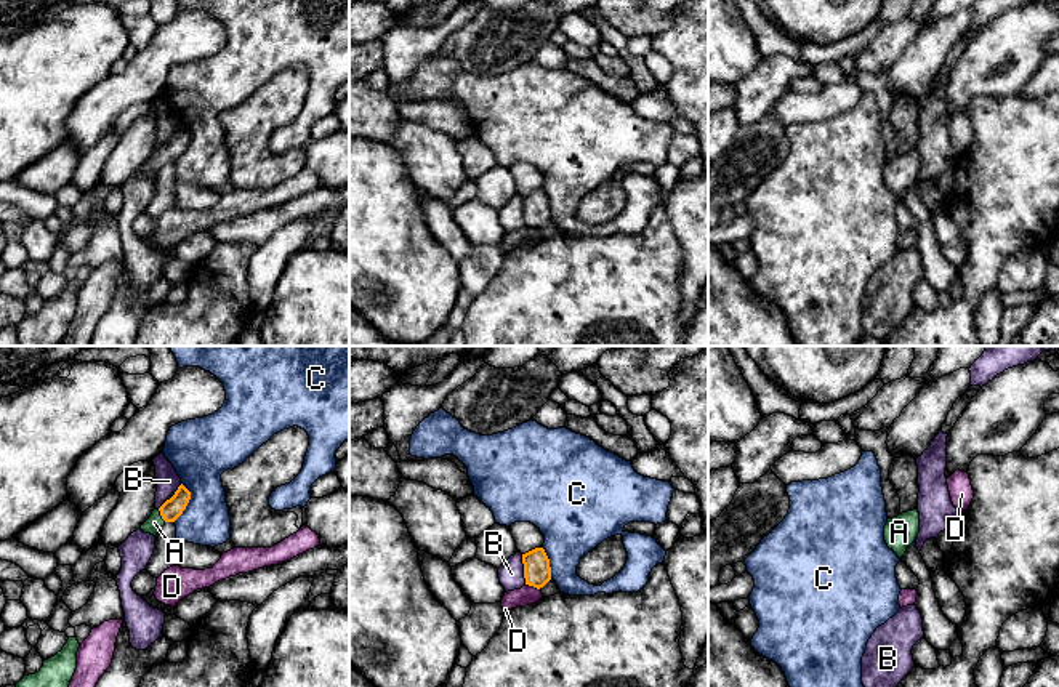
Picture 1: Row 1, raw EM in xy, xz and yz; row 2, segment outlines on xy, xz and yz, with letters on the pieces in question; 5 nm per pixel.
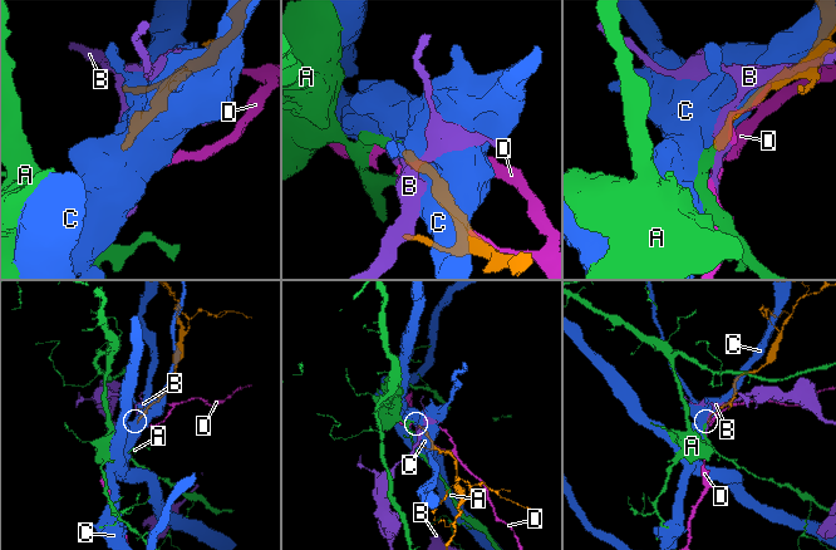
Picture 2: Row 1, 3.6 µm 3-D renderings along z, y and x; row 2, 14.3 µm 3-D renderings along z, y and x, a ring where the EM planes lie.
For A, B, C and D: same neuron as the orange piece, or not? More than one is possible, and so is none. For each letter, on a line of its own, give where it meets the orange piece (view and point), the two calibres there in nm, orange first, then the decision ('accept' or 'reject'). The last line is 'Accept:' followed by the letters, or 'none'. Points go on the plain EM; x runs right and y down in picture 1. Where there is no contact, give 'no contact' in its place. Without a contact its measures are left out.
A: contact xy (161, 156); calibres 100 and 80 nm; accept
B: contact xz (524, 210); calibres 140 and 130 nm; reject
C: contact xy (188, 143); calibres 100 and 300 nm; reject
D: contact xz (532, 226); calibres 140 and 100 nm; reject
Accept: A

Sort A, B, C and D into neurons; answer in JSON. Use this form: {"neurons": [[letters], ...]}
{"neurons": [["A"], ["B"], ["C"], ["D"]]}

